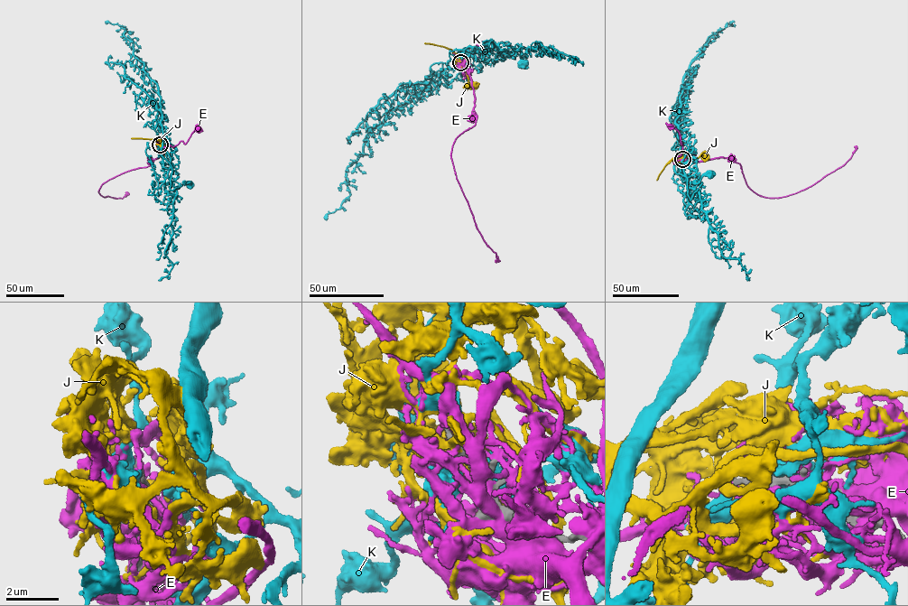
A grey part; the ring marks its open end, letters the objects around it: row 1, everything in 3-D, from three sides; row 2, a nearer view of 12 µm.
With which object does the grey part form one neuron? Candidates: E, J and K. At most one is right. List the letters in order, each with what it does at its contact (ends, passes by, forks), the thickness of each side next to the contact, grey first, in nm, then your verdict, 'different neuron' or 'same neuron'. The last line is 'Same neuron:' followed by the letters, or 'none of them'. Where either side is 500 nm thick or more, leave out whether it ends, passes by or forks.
E: it forks | 340/170 nm | different neuron
J: it passes by | 360/180 nm | same neuron
K: it forks | 360/340 nm | different neuron
Same neuron: J

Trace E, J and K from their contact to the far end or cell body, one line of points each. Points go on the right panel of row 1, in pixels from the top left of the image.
E: (682, 159), (687, 161), (681, 159), (673, 163), (680, 154), (682, 146), (678, 131), (671, 126)
J: (682, 159), (674, 157), (677, 160), (688, 157), (697, 158), (705, 154), (706, 160), (702, 158)
K: (682, 159), (688, 144), (677, 155), (674, 172), (687, 178), (690, 200), (701, 182), (695, 181), (710, 173)

